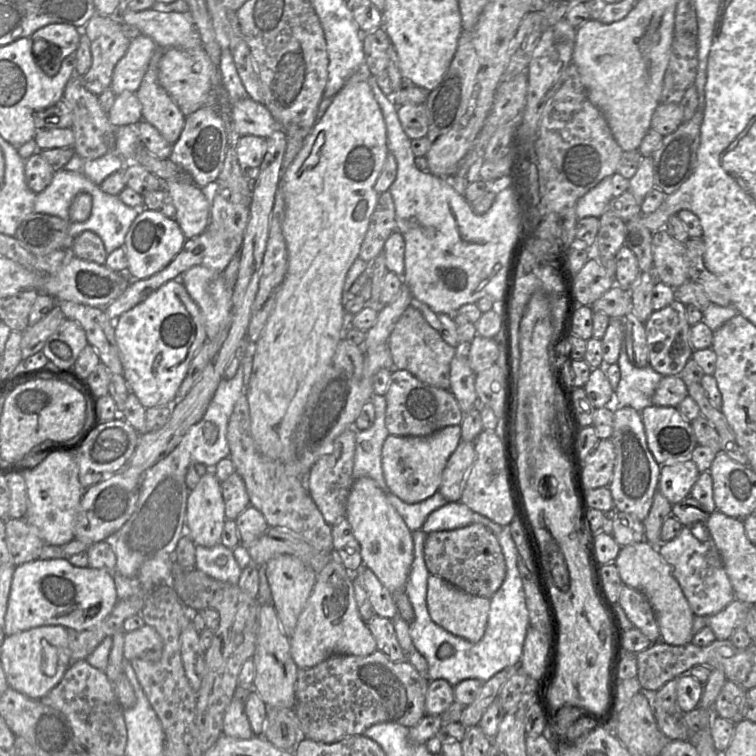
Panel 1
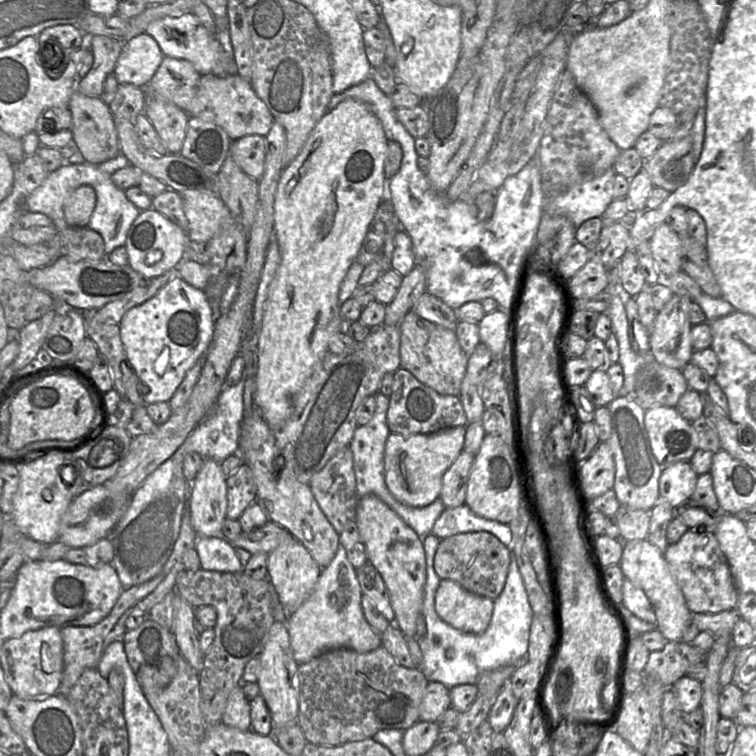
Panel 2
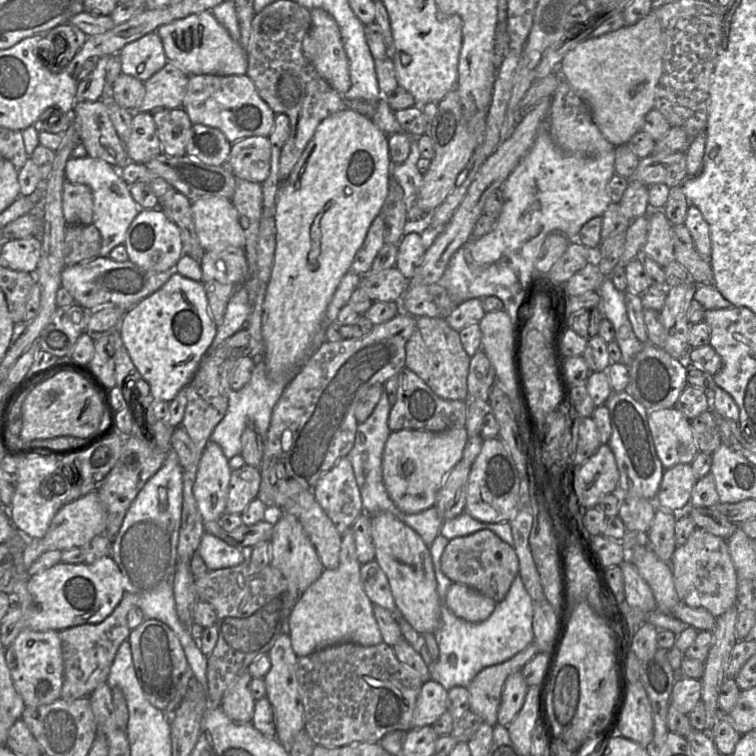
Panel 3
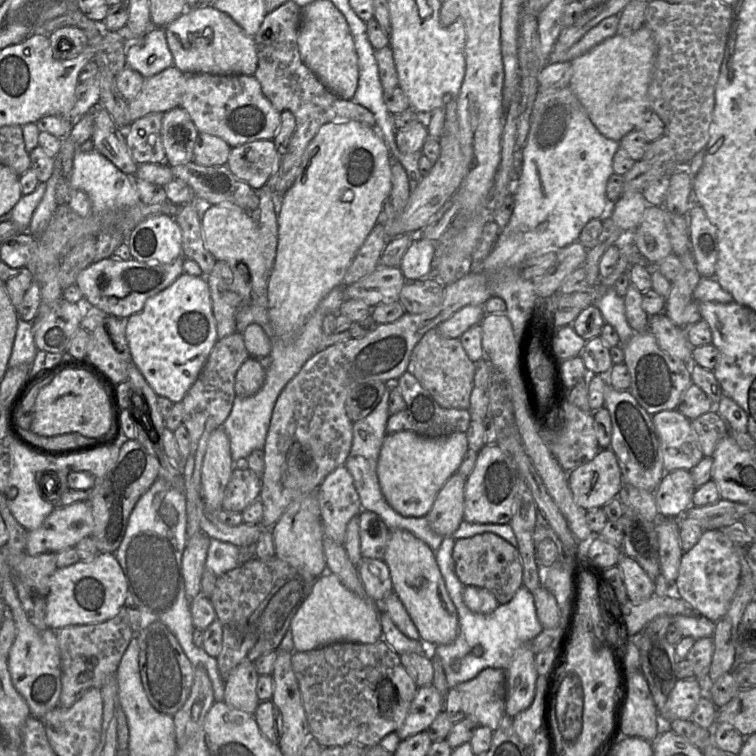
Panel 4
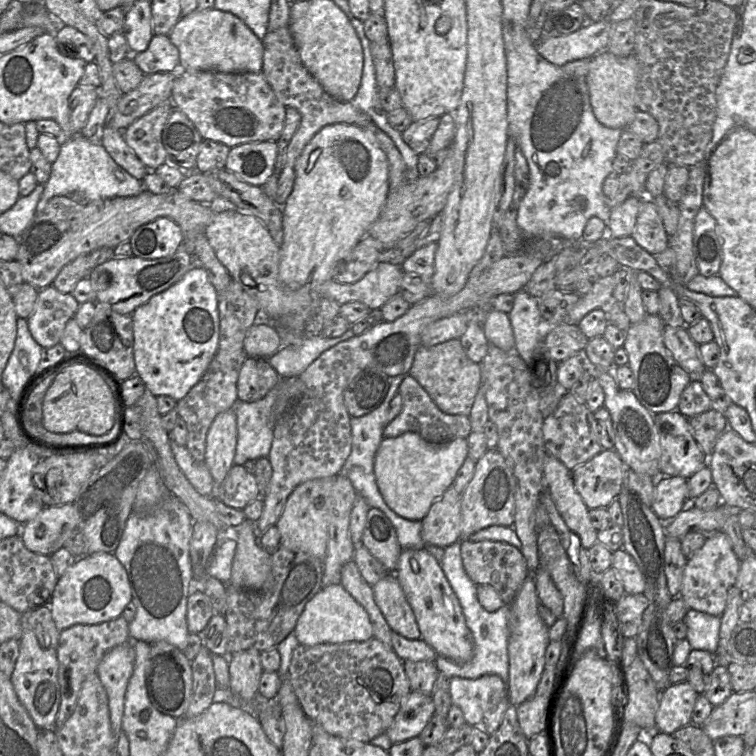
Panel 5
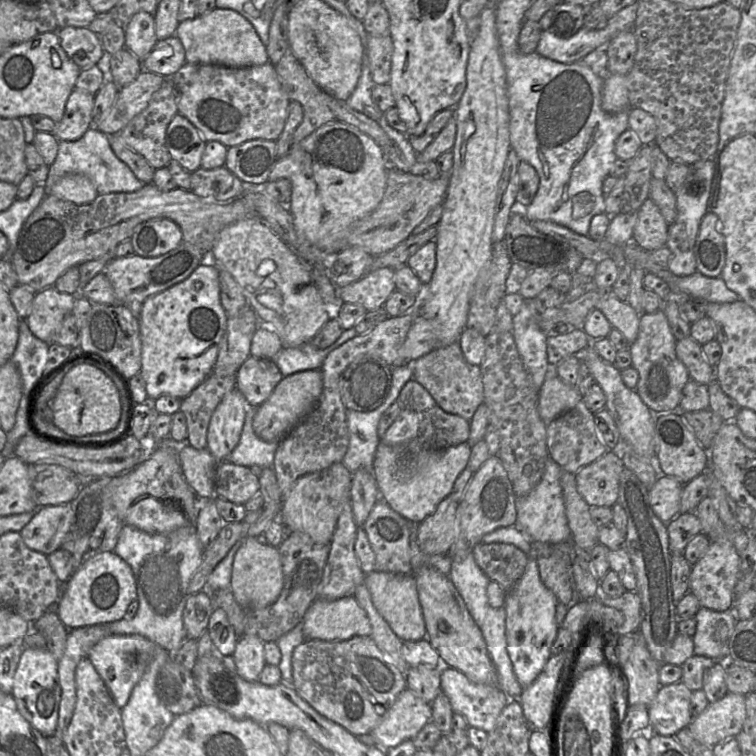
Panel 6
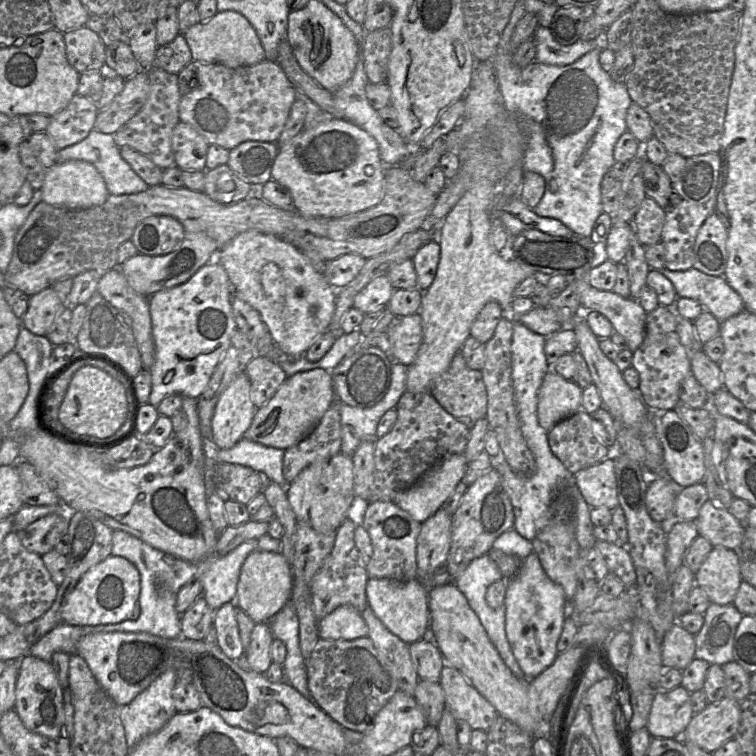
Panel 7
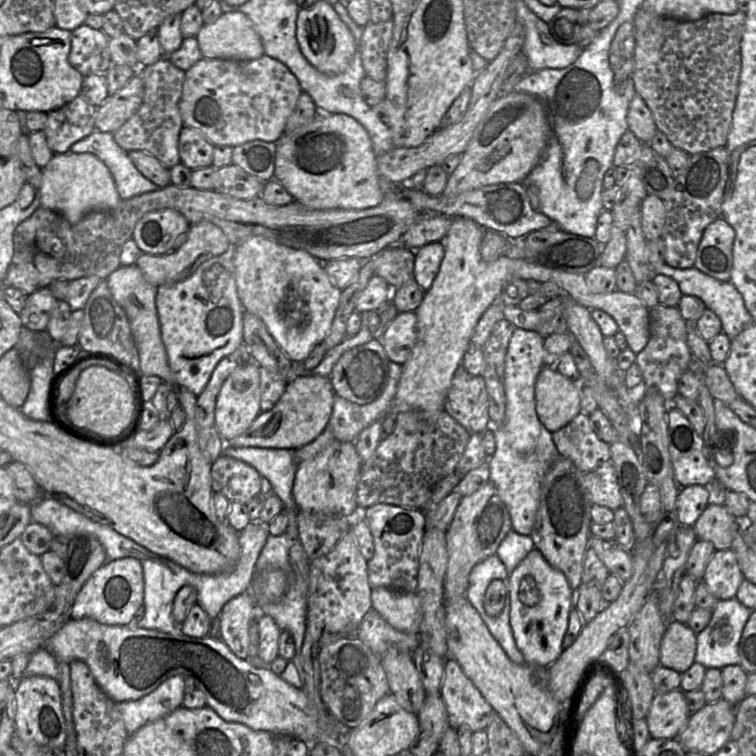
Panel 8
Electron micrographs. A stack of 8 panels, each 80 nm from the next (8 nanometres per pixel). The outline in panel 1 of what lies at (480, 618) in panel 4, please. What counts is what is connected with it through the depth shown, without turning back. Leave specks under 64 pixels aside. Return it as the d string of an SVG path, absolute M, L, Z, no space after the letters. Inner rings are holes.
M504 527L496 537L502 548L506 564L506 577L499 590L490 598L488 623L483 638L471 643L457 637L437 625L430 617L427 607L427 579L429 571L424 562L424 543L427 533L421 529L412 531L414 560L405 585L405 593L414 610L414 621L409 624L409 633L414 647L428 664L427 678L444 679L456 686L466 679L486 682L498 672L519 665L524 641L530 627L521 576L518 570L518 551L508 527Z

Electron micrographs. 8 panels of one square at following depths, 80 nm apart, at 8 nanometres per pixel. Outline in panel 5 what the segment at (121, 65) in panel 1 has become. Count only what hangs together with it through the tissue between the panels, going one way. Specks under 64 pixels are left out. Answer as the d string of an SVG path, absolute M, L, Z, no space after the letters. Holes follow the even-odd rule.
M153 34L146 50L131 56L144 75L179 70L179 52L168 35Z

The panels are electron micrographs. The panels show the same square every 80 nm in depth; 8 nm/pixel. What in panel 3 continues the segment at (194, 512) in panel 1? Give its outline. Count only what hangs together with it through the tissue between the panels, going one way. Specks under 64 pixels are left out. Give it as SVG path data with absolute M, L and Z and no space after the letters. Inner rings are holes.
M208 441L203 451L193 487L203 522L219 521L226 512L232 470L220 445Z

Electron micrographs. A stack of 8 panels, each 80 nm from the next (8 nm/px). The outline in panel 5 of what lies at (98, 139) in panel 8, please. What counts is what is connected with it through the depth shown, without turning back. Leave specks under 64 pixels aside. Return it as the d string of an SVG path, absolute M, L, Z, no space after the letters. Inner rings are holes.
M77 134L69 139L60 139L60 152L52 164L50 177L36 206L36 214L41 213L54 196L68 197L80 205L86 205L97 200L135 196L143 189L142 181L121 168L98 138Z

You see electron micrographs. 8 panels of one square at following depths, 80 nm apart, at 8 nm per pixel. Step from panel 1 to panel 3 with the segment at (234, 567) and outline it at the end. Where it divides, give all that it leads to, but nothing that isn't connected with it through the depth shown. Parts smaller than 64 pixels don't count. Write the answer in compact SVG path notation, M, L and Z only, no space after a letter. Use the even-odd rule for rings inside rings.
M208 533L202 536L197 553L209 571L235 567L245 561L241 549Z

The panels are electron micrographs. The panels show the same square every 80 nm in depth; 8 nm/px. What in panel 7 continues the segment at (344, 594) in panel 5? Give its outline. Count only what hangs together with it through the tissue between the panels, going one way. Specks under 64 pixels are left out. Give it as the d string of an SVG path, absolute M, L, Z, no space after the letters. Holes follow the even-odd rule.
M343 605L319 621L318 635L328 640L354 640L366 637L368 626L357 609Z

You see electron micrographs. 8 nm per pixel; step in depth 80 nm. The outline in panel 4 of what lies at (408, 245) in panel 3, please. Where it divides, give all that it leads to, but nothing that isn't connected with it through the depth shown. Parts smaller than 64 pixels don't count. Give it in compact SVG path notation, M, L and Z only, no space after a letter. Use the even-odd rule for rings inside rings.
M421 233L412 241L403 255L399 268L406 281L416 281L433 274L436 243L425 239Z

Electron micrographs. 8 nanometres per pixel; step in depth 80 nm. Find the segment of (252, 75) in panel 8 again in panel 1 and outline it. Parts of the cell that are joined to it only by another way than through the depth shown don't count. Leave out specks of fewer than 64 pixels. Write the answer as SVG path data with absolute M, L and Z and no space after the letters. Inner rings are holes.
M250 97L231 103L231 118L234 130L241 135L256 135L267 138L280 128L264 104Z

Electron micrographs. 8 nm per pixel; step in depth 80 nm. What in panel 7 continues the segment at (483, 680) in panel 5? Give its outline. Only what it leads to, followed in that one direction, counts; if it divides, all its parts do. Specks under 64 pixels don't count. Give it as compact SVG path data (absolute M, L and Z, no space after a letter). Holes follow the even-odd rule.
M446 664L441 672L440 685L445 694L446 708L449 709L455 720L465 720L472 730L485 732L490 730L499 716L497 710L459 670Z

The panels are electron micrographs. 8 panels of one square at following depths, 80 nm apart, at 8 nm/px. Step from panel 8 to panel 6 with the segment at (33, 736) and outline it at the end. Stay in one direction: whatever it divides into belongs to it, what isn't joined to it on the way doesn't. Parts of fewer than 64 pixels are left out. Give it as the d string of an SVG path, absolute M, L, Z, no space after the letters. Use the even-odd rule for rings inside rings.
M23 647L18 663L12 696L20 714L46 737L54 735L61 702L58 661L46 648Z

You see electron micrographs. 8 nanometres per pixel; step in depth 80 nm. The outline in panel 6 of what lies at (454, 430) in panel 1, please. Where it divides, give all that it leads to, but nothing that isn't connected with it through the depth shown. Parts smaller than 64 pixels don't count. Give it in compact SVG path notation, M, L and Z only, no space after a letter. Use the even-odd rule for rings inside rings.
M380 441L373 461L374 477L382 500L410 523L420 523L431 515L452 491L456 478L470 457L468 442L444 449L410 452L409 448L391 447Z

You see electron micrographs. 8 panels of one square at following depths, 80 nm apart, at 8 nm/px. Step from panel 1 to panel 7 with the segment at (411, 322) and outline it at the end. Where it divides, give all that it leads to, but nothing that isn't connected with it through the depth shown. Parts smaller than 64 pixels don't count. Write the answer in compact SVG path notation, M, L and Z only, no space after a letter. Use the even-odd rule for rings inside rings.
M461 352L456 353L447 370L433 380L429 393L449 414L464 423L469 429L477 420L486 418L487 391L482 372L469 368Z

